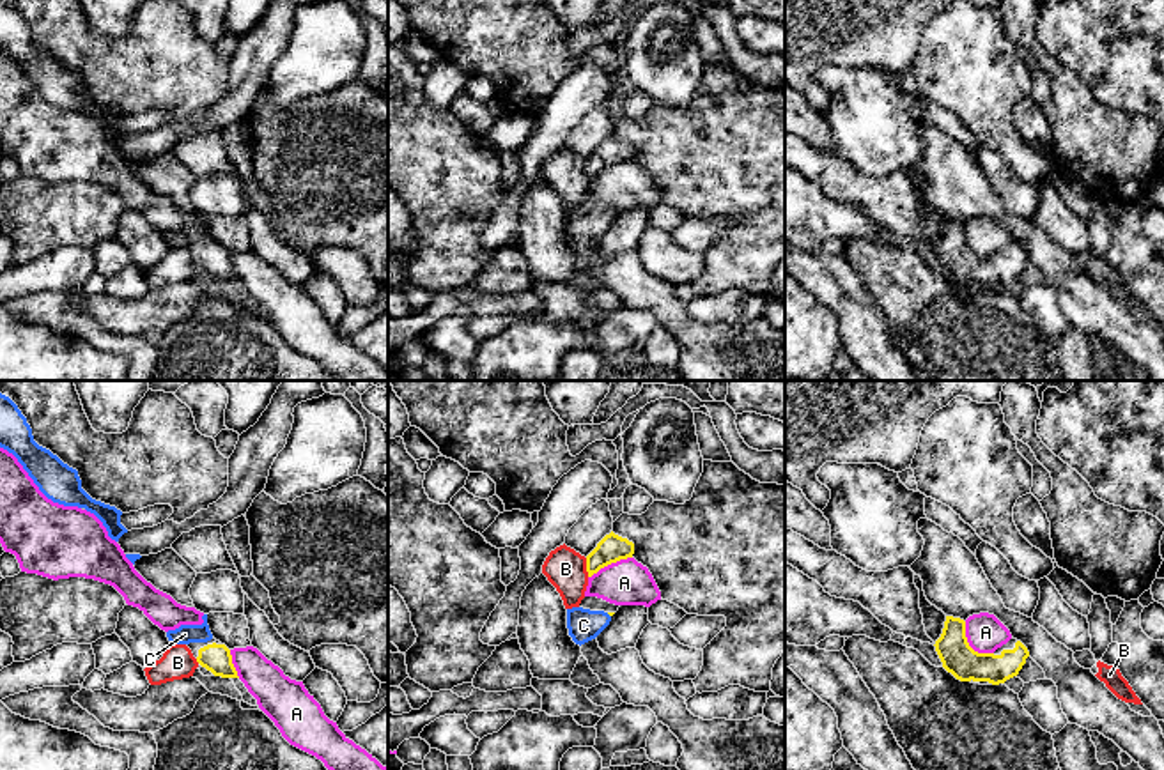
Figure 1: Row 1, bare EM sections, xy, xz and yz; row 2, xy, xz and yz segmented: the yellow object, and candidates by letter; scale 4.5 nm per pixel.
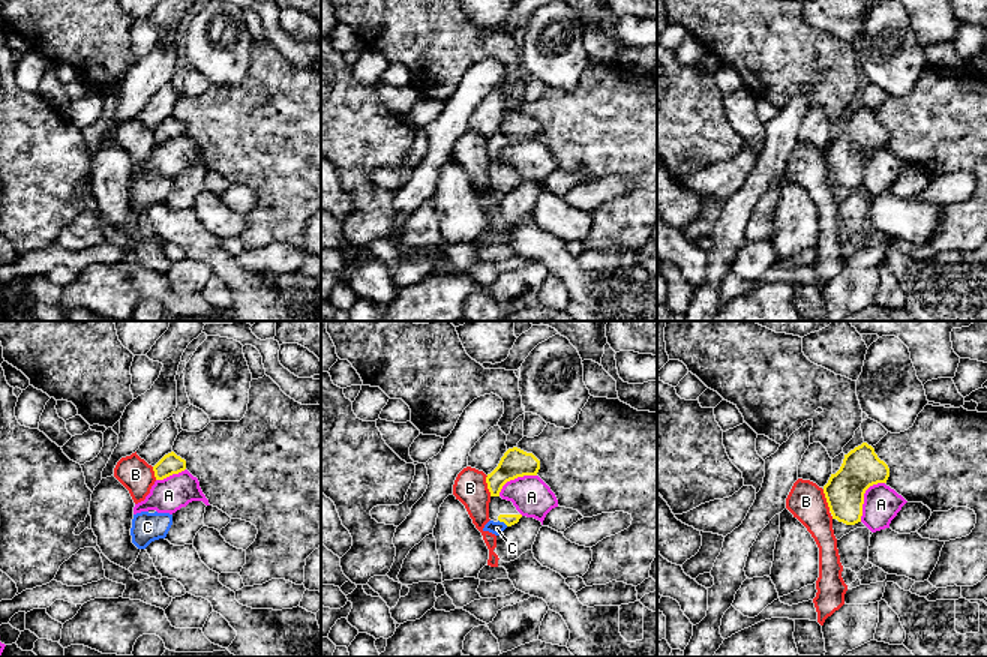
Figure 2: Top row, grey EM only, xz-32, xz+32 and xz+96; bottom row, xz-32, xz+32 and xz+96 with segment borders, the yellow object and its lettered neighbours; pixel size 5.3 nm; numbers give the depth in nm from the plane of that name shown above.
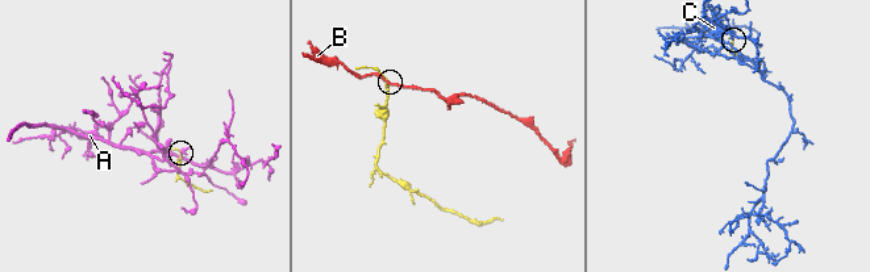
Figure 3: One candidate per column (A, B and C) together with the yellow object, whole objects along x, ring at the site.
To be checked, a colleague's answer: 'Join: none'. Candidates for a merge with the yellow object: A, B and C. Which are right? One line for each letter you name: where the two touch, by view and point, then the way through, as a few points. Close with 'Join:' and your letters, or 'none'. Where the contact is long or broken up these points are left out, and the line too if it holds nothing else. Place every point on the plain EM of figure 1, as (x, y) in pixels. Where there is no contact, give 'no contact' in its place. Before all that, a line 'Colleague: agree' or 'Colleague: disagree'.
Colleague: disagree
C: no contact
Join: C

